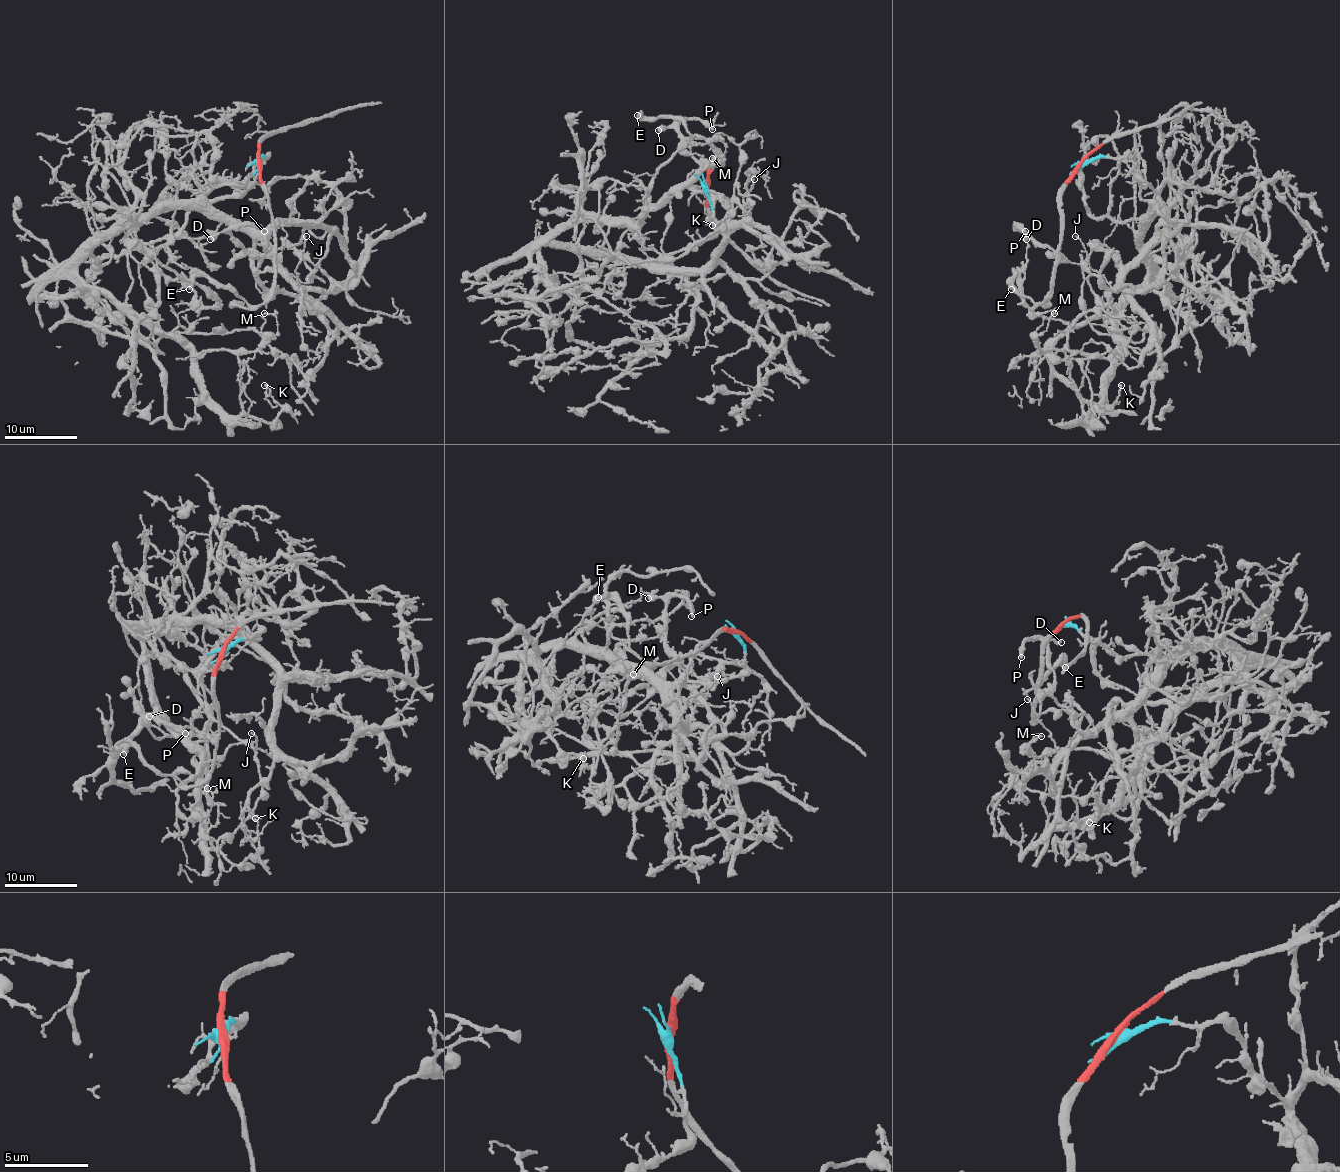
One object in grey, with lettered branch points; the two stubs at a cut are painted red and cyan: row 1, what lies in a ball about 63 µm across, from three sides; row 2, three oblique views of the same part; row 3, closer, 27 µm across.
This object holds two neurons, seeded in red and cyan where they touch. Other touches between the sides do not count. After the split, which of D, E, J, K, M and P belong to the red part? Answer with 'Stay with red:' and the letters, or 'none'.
Stay with red: D, E, P

